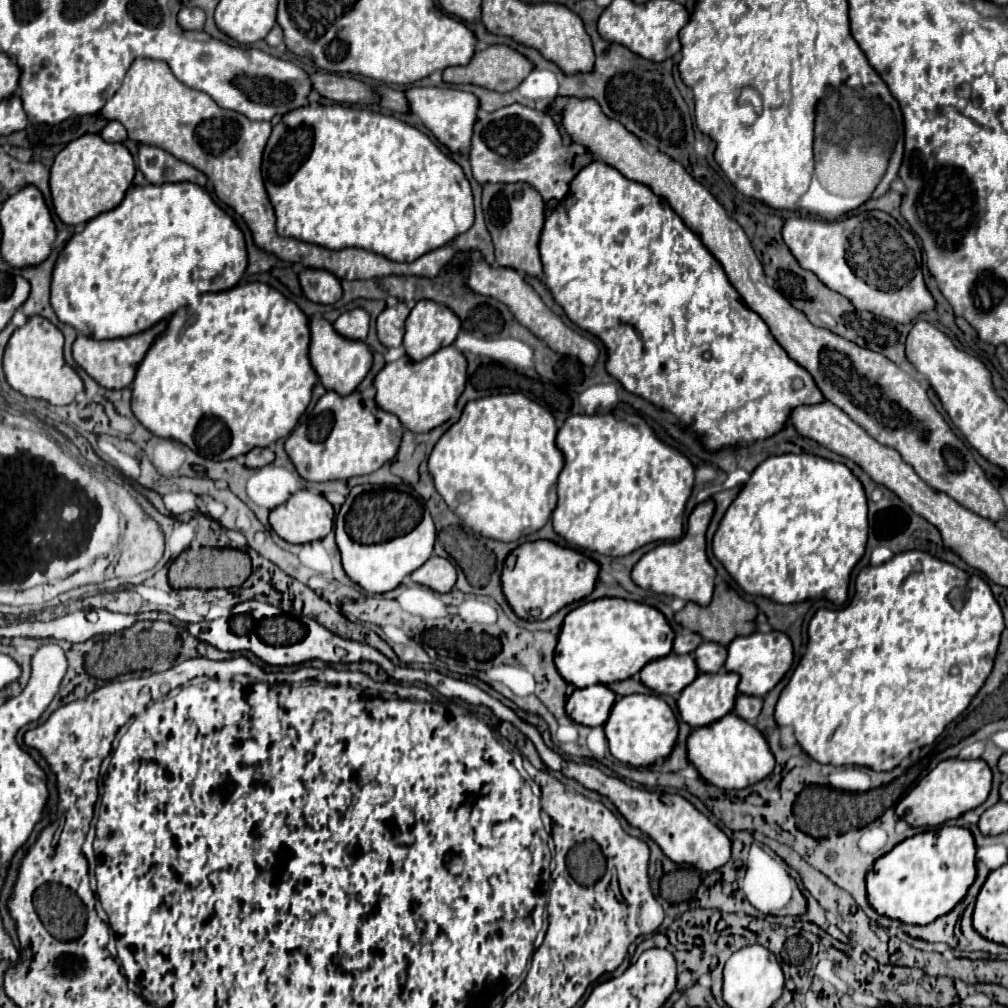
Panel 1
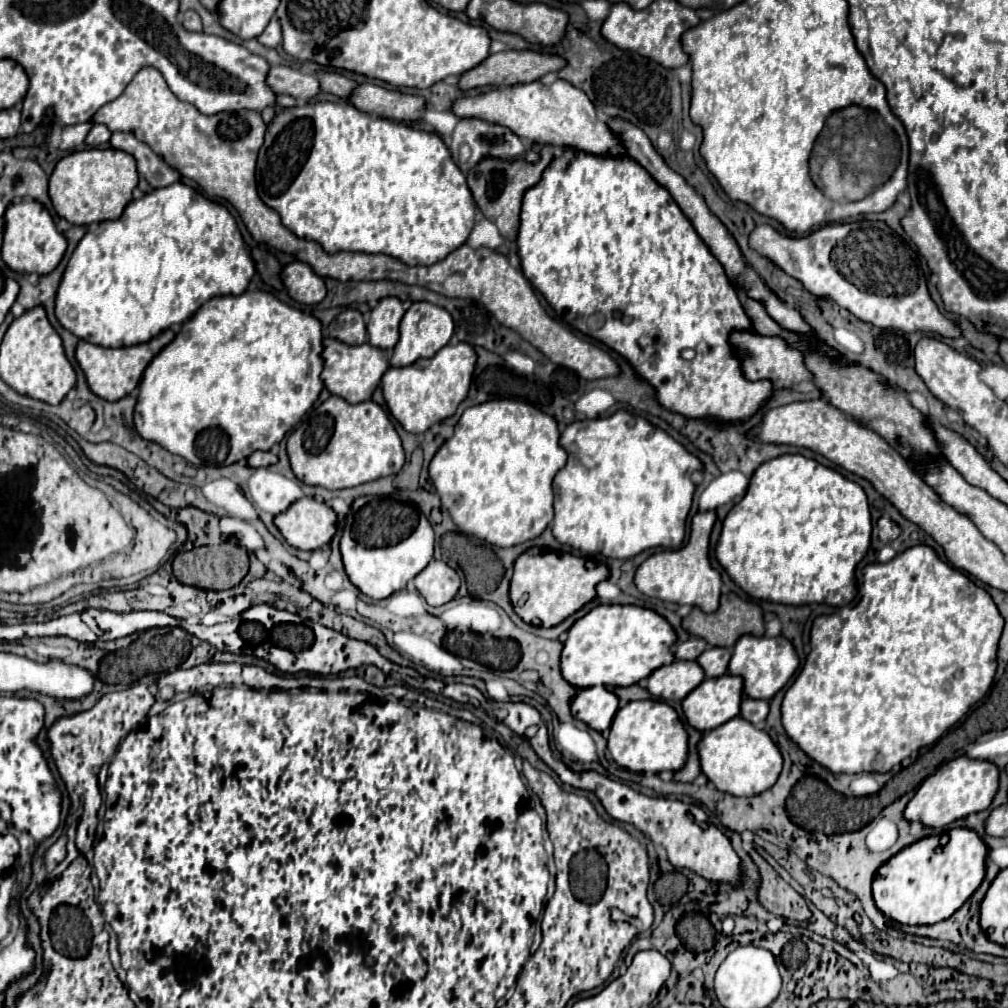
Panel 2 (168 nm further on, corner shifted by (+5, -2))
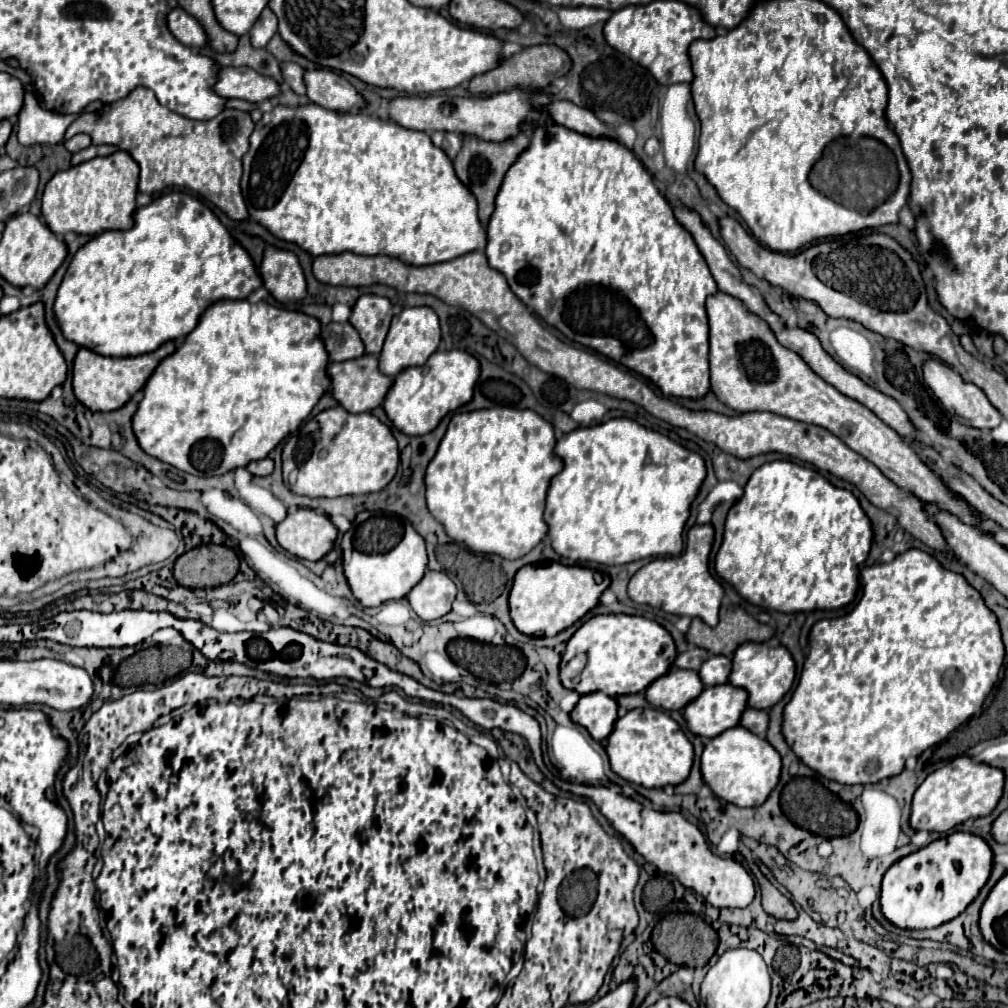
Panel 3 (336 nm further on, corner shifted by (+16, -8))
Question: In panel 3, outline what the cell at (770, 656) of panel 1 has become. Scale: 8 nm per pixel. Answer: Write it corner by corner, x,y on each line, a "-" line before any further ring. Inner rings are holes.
742,643
732,659
730,683
748,691
748,705
754,709
774,707
794,685
796,663
786,647
768,647
766,643

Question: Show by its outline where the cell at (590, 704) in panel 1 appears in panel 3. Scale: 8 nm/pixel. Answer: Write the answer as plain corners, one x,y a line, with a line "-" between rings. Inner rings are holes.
604,693
582,695
570,713
572,721
586,727
594,741
604,741
618,719
618,701

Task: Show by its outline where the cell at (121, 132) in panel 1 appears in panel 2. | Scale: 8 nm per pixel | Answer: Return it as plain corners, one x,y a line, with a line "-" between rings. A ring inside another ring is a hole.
93,125
85,143
91,145
91,147
103,147
103,145
109,143
109,139
111,139
111,131
105,125

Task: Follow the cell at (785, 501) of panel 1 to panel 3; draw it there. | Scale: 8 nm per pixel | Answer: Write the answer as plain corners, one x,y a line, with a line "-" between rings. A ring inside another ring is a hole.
770,461
752,473
742,499
728,511
724,541
714,567
746,601
764,609
782,613
840,609
856,599
858,567
868,559
872,537
872,523
852,491
834,487
814,469
792,461

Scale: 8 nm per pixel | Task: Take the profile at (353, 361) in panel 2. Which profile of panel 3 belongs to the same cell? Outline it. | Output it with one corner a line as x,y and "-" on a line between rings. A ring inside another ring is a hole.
362,355
360,359
344,361
344,363
330,363
328,377
332,379
332,395
334,399
350,413
366,413
376,409
384,403
386,393
392,387
392,377
382,375
378,371
378,359
374,355

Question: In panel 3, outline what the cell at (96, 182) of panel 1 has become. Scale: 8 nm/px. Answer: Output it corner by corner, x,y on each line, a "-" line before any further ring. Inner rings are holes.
114,151
108,157
96,157
86,163
80,163
76,167
70,167
68,171
56,173
42,195
42,217
52,233
64,235
68,231
74,231
78,235
100,235
110,229
128,229
132,227
134,211
136,211
136,193
138,193
138,163
126,153
126,151

